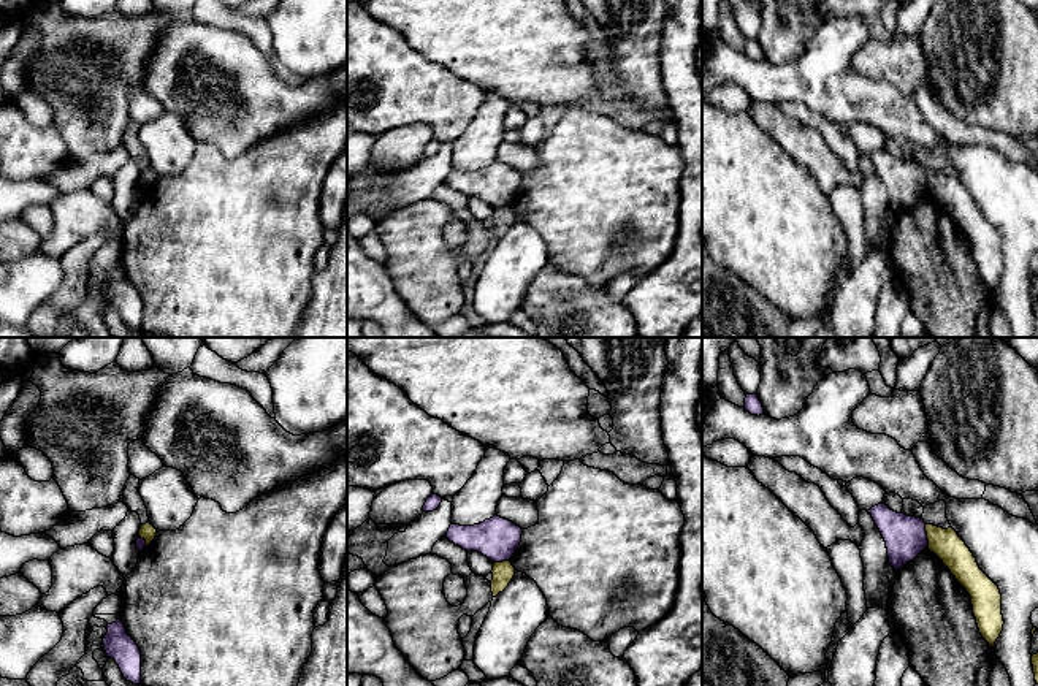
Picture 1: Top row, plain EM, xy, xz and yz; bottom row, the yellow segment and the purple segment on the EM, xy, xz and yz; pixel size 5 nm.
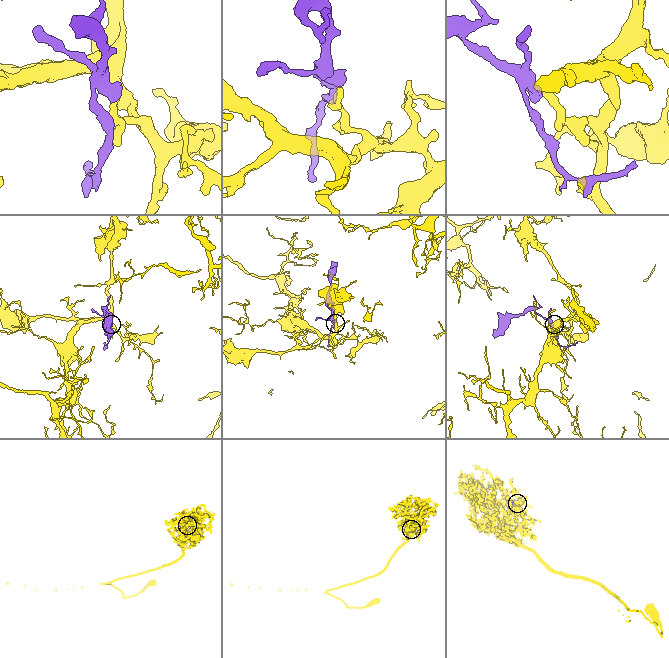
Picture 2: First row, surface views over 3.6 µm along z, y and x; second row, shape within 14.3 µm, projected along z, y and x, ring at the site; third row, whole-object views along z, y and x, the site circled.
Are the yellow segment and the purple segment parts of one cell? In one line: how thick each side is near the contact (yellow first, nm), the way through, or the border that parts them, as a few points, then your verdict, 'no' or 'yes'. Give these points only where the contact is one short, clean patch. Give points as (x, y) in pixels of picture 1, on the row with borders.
calibres 150 and 220 nm; border yz (924, 525), (927, 545); no

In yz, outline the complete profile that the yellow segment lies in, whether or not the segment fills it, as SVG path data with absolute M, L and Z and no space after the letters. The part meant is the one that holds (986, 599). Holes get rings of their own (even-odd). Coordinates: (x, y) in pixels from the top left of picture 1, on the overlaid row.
M925 524L925 532L929 550L970 594L979 634L990 646L995 646L1005 624L998 586L979 569L976 558L952 528Z

